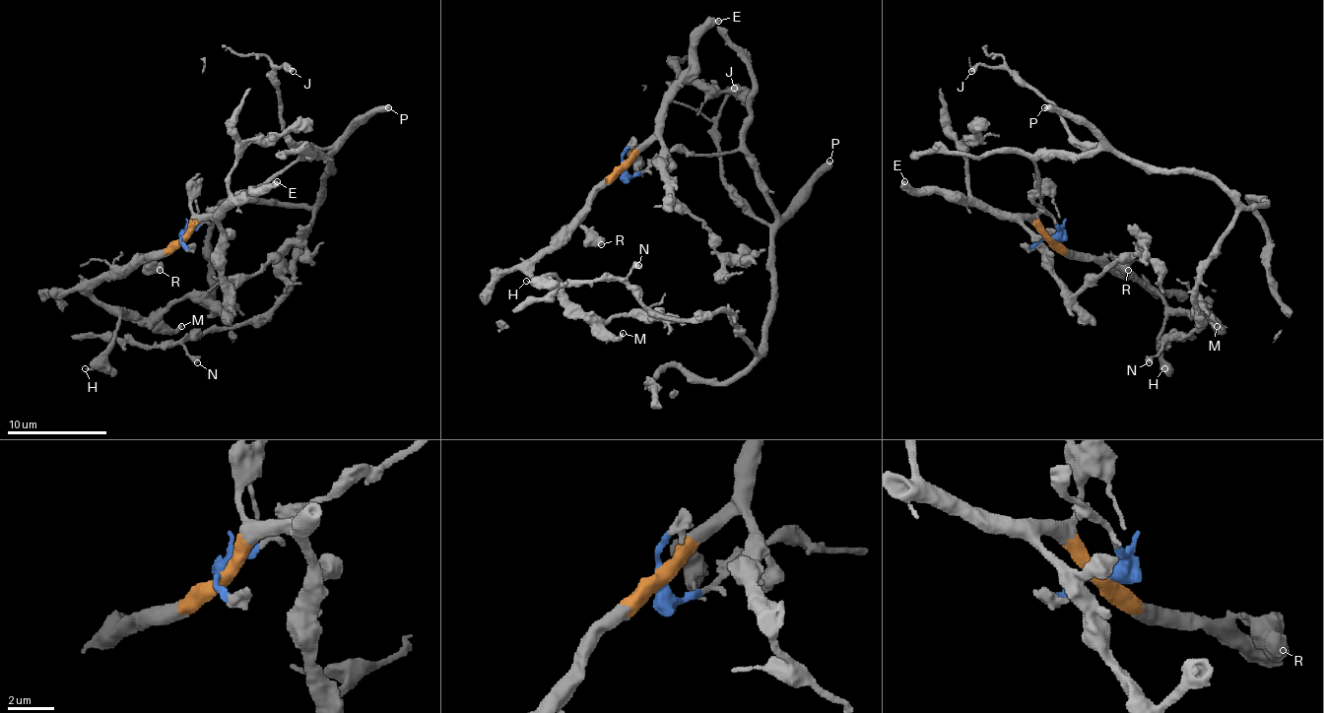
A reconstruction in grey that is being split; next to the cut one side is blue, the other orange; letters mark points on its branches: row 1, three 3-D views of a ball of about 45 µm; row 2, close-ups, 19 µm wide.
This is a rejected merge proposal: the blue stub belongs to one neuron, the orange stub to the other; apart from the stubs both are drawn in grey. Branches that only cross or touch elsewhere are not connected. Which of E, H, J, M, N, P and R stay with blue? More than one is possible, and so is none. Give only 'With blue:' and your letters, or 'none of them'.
With blue: J, N, P

